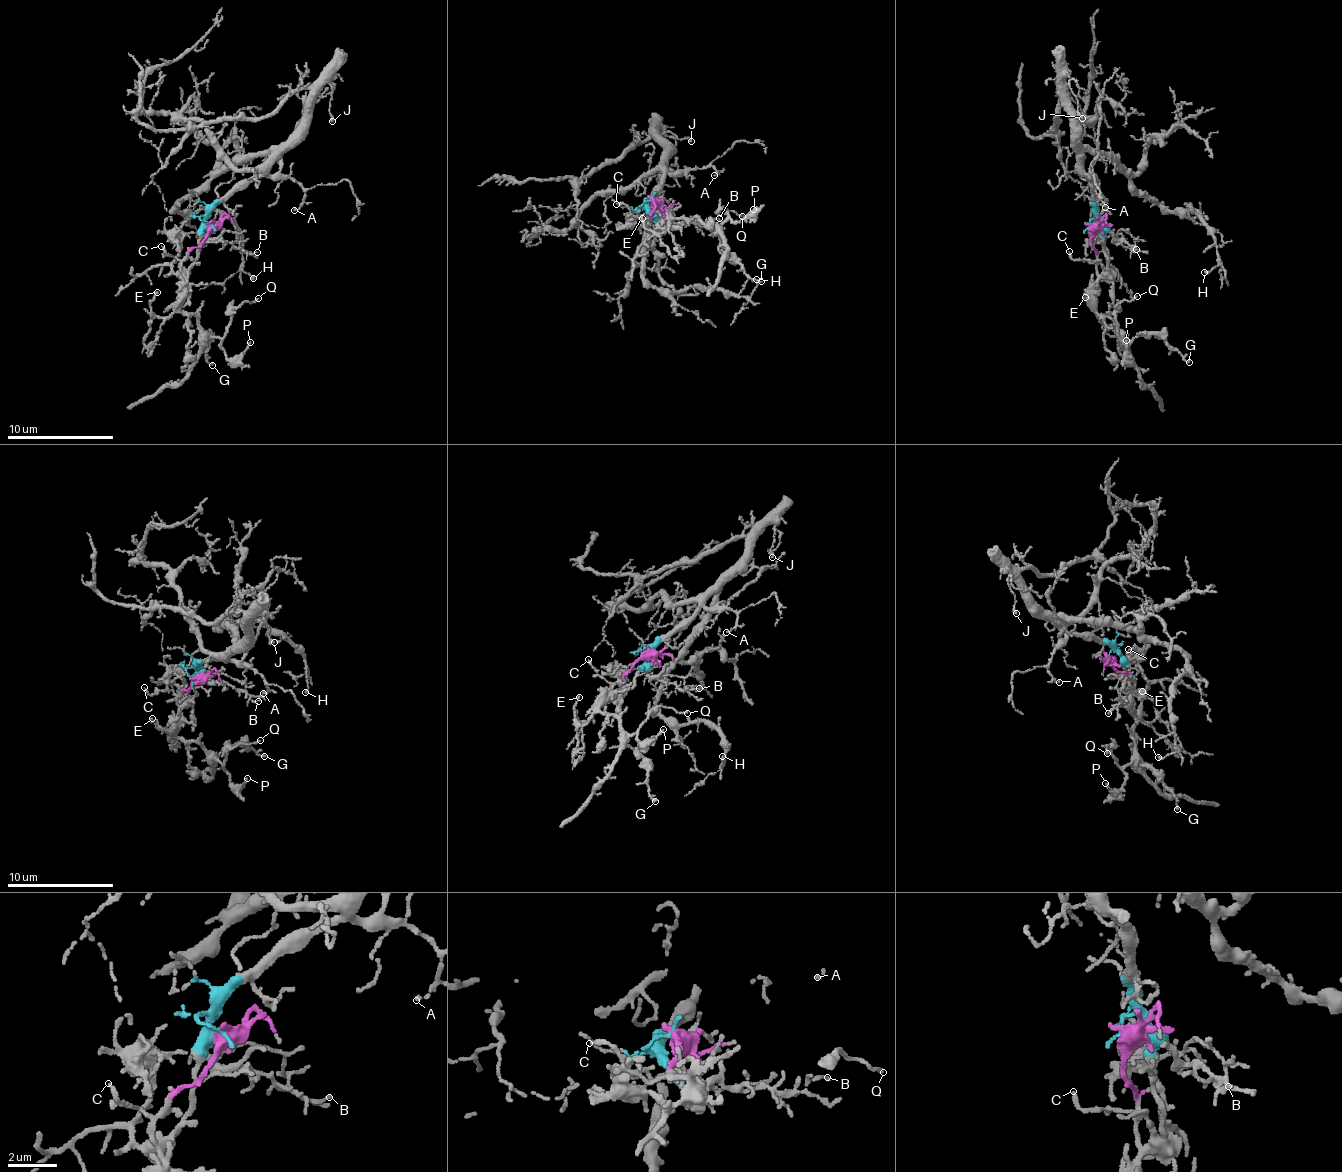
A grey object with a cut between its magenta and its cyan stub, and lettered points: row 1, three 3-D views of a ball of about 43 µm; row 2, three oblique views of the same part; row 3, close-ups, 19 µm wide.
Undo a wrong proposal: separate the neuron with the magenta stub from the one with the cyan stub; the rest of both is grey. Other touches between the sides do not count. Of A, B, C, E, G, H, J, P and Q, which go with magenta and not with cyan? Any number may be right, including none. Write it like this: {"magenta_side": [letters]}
{"magenta_side": ["C", "E", "G", "P", "Q"]}

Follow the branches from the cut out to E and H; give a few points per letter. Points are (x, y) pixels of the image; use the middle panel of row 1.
E: (651, 200), (655, 202), (651, 219), (672, 214), (668, 227), (658, 232), (646, 230), (642, 217)
H: (651, 200), (641, 208), (665, 171), (642, 250), (643, 278), (677, 292), (726, 289), (741, 297), (756, 280)

